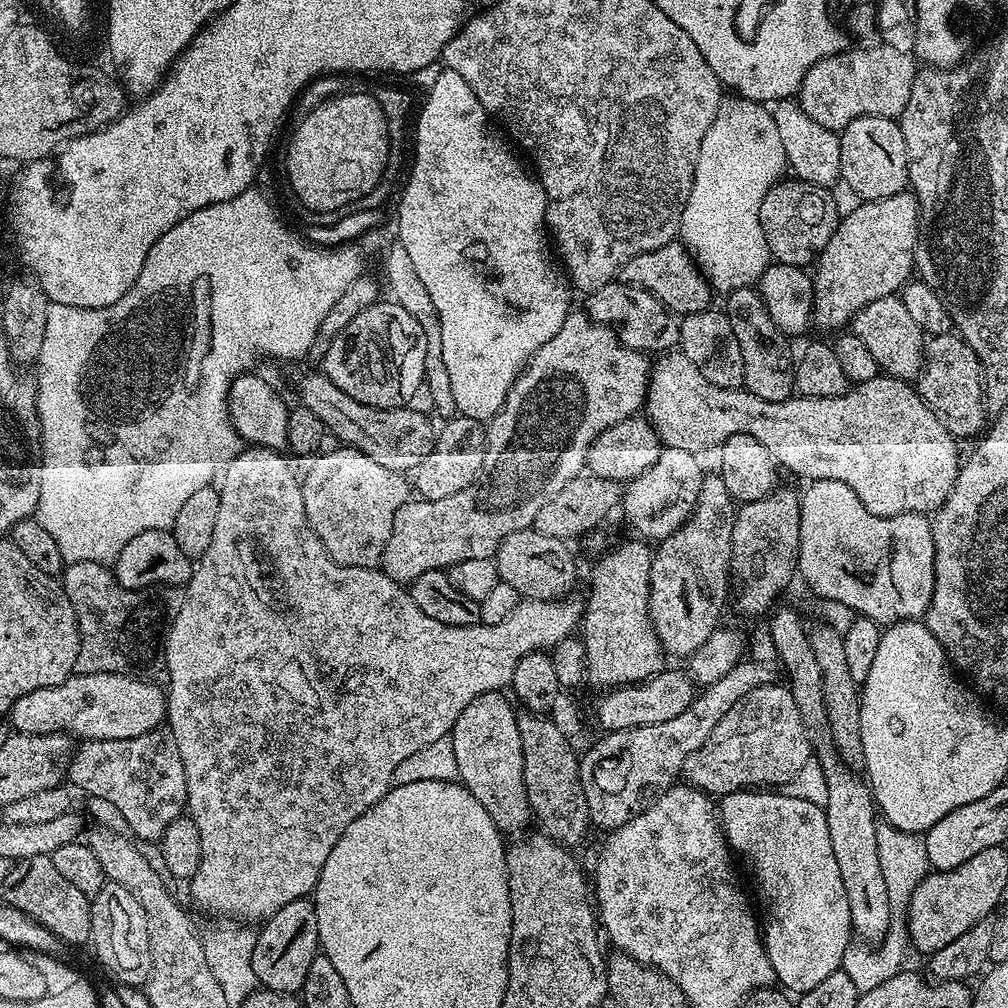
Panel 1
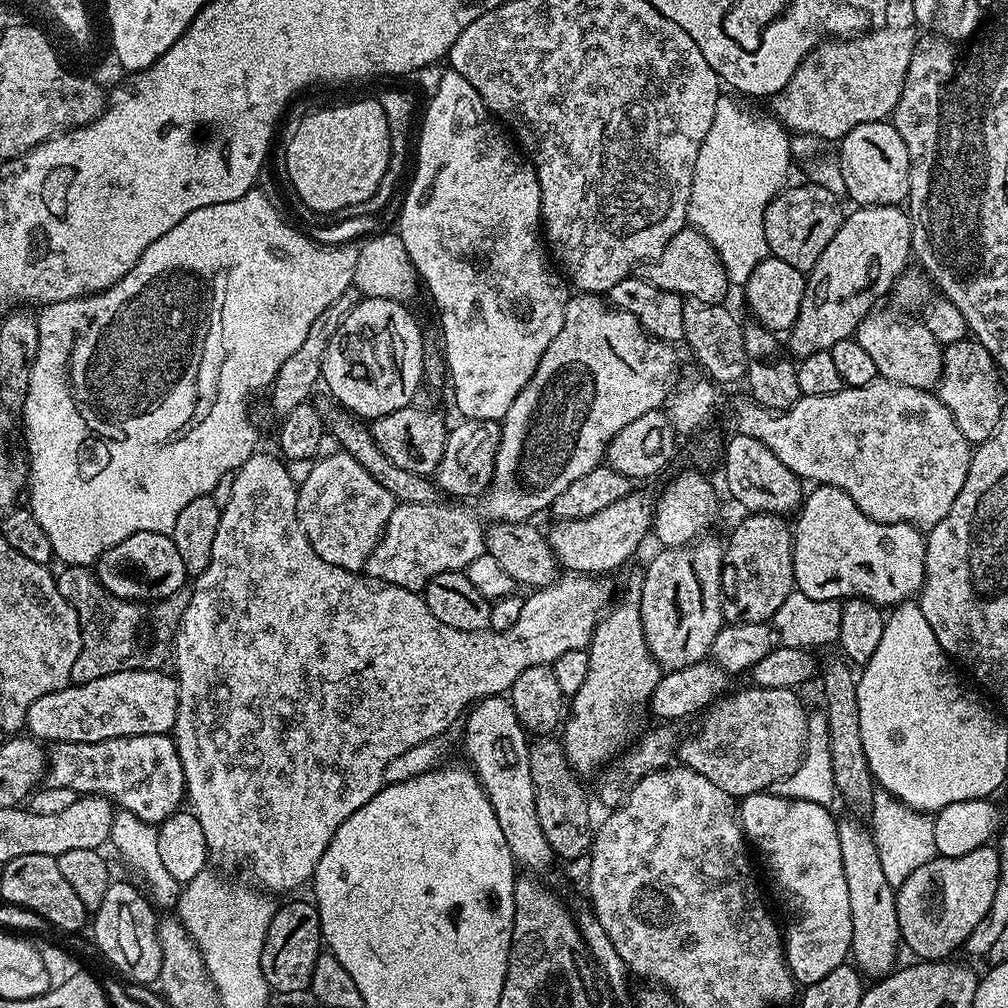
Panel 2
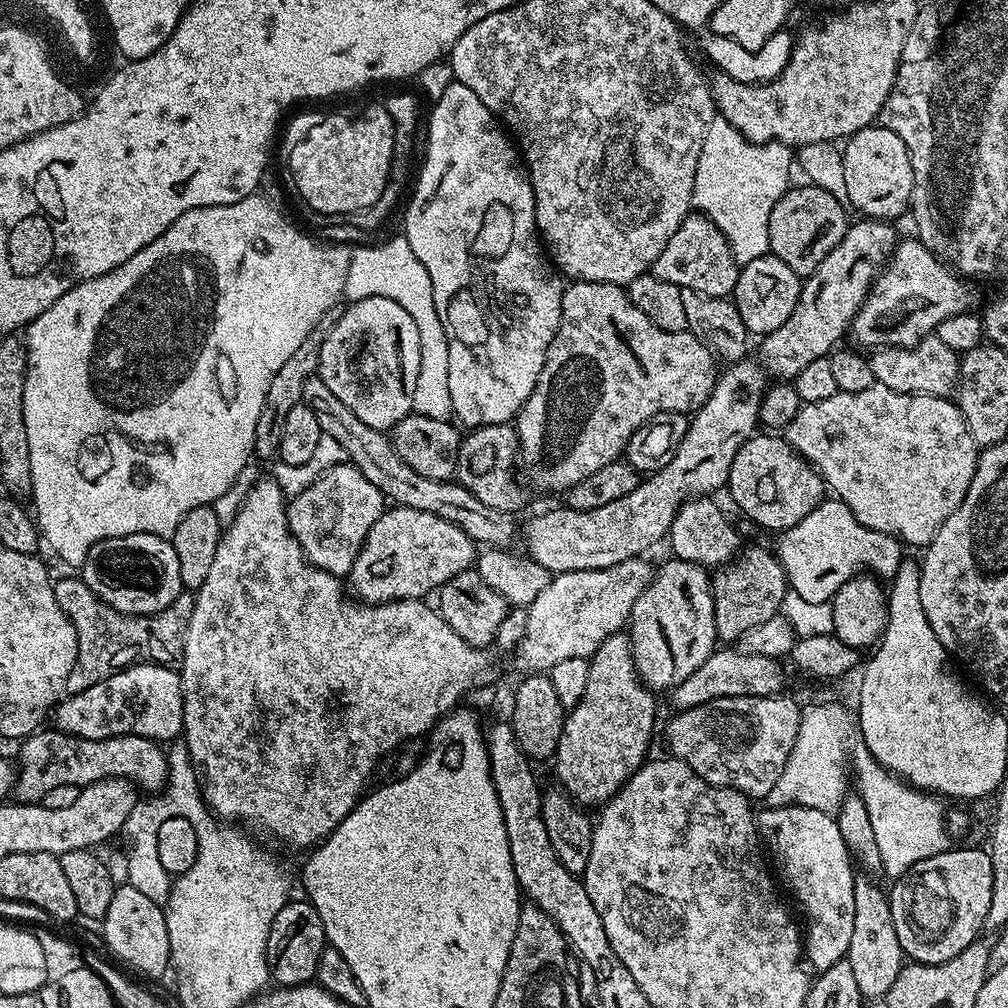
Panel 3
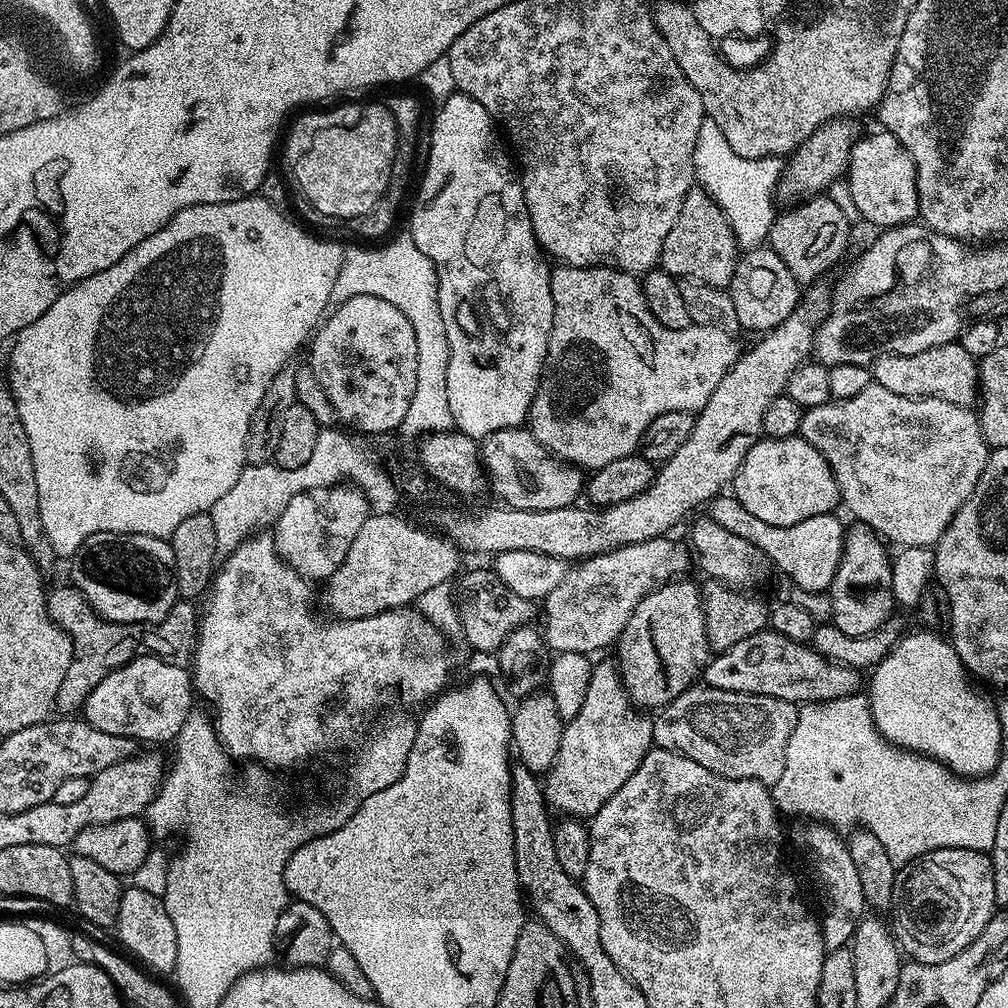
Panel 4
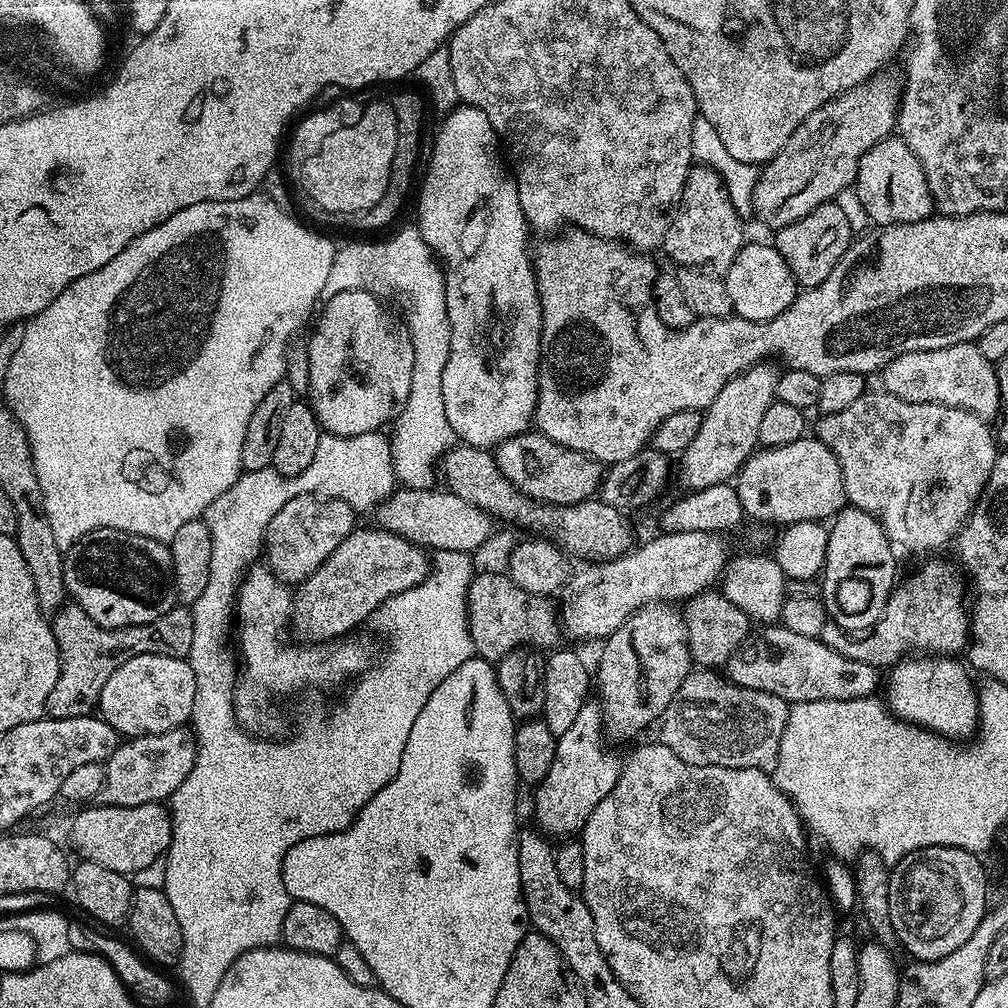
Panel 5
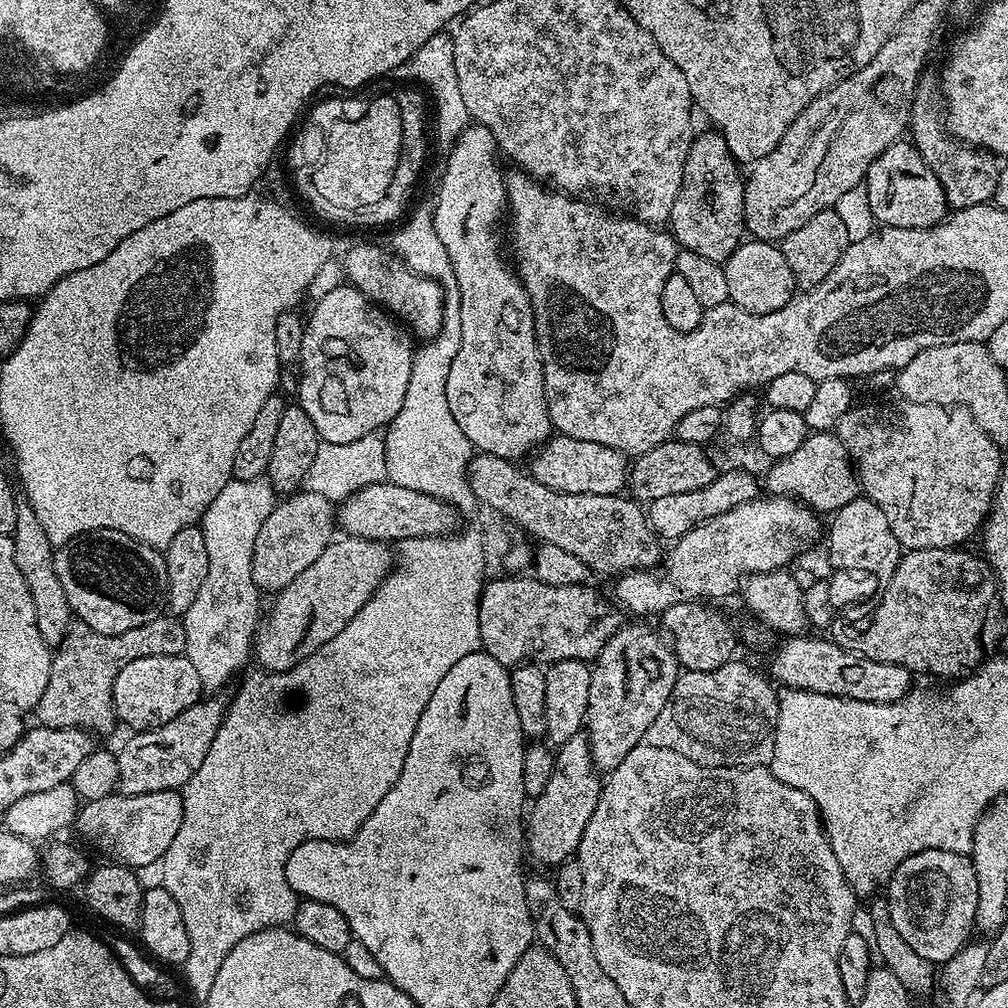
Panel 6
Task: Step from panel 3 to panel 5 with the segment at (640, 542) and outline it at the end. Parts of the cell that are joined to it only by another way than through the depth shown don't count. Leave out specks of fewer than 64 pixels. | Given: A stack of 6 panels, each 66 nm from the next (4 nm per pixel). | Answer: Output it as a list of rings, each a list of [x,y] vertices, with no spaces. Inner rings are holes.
[[[768,362],[755,364],[744,372],[739,372],[722,390],[718,398],[703,409],[702,426],[694,442],[679,457],[678,476],[685,480],[689,489],[705,488],[715,484],[724,484],[737,475],[744,463],[757,451],[760,439],[758,429],[766,410],[776,400],[776,383],[780,377],[777,369],[772,369]],[[407,486],[397,487],[392,495],[376,505],[374,515],[376,515],[375,523],[379,527],[386,529],[388,532],[398,534],[402,538],[406,538],[411,544],[419,544],[425,550],[433,550],[437,553],[441,552],[463,552],[465,554],[475,553],[475,548],[480,548],[492,536],[493,517],[483,512],[481,508],[475,508],[470,502],[466,502],[466,498],[458,498],[458,494],[441,490],[439,487],[430,488],[410,488]]]

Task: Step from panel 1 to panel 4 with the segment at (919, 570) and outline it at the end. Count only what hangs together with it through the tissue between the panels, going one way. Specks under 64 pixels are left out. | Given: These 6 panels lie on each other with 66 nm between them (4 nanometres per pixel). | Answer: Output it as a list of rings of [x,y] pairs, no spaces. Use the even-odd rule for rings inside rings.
[[[721,494],[711,501],[710,518],[718,522],[731,534],[744,538],[762,554],[766,554],[771,567],[776,568],[788,580],[793,580],[795,587],[802,591],[827,593],[832,584],[834,574],[838,570],[838,562],[842,558],[846,528],[840,525],[836,514],[818,514],[817,517],[806,518],[790,526],[767,525],[742,506],[732,494]]]

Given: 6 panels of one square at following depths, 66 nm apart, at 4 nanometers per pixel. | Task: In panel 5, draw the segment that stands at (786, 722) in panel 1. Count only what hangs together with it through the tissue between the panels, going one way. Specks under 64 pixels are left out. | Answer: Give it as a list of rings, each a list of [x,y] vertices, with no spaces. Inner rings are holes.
[[[693,670],[684,679],[682,686],[678,686],[678,694],[674,694],[670,706],[666,706],[666,710],[662,710],[662,714],[656,719],[654,740],[655,743],[674,750],[678,758],[698,766],[772,770],[776,767],[782,730],[786,730],[789,707],[790,704],[782,698],[736,685],[719,671]]]

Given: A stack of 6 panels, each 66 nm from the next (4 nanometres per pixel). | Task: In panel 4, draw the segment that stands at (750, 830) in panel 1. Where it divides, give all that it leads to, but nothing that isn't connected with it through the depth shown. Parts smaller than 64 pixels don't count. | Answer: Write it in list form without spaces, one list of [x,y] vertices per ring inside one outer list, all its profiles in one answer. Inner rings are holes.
[[[808,822],[805,825],[800,832],[800,844],[808,851],[808,860],[812,863],[812,876],[816,879],[816,888],[820,891],[821,902],[824,903],[824,916],[819,917],[824,946],[828,950],[843,948],[856,935],[856,927],[866,916],[858,870],[854,870],[854,862],[850,859],[847,843],[837,829],[819,822]]]

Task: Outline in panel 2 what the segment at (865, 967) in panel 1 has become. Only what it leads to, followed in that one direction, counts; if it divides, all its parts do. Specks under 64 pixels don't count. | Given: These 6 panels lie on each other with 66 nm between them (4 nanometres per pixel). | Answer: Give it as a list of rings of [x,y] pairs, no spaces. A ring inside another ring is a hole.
[[[877,791],[870,813],[870,827],[882,858],[882,870],[886,870],[886,882],[899,886],[918,870],[918,866],[926,866],[926,862],[936,859],[938,853],[934,846],[932,822],[931,815],[907,808],[886,791]]]

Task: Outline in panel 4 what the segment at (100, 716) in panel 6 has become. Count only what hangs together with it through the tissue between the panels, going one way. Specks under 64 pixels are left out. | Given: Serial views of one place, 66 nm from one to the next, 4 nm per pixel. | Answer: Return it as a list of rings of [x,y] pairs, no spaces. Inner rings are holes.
[[[75,586],[51,589],[48,592],[48,613],[50,618],[68,636],[72,637],[72,661],[70,670],[66,670],[66,678],[62,678],[62,686],[56,695],[55,711],[60,714],[76,714],[83,709],[86,698],[90,698],[90,690],[106,678],[106,674],[114,668],[120,668],[141,655],[140,648],[145,644],[149,653],[161,658],[184,658],[195,649],[196,633],[198,631],[198,608],[193,601],[179,599],[166,614],[166,618],[159,621],[151,629],[152,632],[144,640],[145,625],[119,624],[103,620],[90,606],[90,602]]]

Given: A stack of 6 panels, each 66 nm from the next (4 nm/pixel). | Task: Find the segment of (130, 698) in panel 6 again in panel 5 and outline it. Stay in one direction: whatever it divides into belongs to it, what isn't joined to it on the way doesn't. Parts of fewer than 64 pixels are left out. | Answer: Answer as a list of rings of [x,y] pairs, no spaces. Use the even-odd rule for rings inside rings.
[[[138,654],[122,662],[102,686],[98,715],[122,738],[157,736],[191,721],[195,697],[196,675],[185,657]]]

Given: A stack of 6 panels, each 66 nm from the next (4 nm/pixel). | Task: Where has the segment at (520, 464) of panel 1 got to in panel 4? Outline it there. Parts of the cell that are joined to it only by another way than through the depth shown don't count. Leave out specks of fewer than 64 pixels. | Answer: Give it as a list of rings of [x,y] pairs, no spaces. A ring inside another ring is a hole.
[[[556,266],[551,269],[550,294],[554,304],[554,326],[550,330],[548,353],[544,359],[544,372],[540,375],[540,385],[536,391],[534,402],[528,411],[527,427],[534,434],[534,438],[545,450],[551,452],[557,460],[565,464],[575,464],[581,470],[595,470],[608,465],[609,462],[618,462],[618,458],[633,455],[639,449],[642,434],[646,434],[646,426],[658,418],[658,414],[671,412],[697,413],[706,402],[710,402],[710,394],[714,394],[714,386],[726,378],[730,366],[740,356],[742,345],[732,337],[733,333],[726,328],[710,328],[707,326],[689,326],[682,330],[670,330],[650,314],[646,306],[644,289],[641,281],[633,273],[622,272],[611,266],[593,266],[591,268],[569,268]],[[370,514],[366,522],[362,522],[362,530],[358,530],[354,542],[350,542],[342,566],[338,566],[326,582],[324,604],[335,619],[370,618],[379,612],[411,605],[419,601],[426,590],[445,587],[448,579],[461,571],[462,553],[447,536],[436,530],[427,532],[422,525],[400,515]]]

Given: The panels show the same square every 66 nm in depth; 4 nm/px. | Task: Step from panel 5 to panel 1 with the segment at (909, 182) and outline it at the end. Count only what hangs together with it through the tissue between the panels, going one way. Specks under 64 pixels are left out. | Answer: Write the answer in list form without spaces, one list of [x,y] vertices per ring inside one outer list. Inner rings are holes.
[[[863,116],[858,118],[854,122],[850,122],[842,131],[839,133],[840,144],[841,144],[841,172],[840,180],[845,184],[848,183],[848,188],[853,192],[854,195],[860,196],[861,201],[865,200],[881,200],[882,198],[890,198],[894,194],[905,191],[906,185],[908,184],[908,159],[906,158],[906,142],[902,138],[902,130],[900,129],[899,123],[896,120],[890,118],[882,118],[881,116]]]

